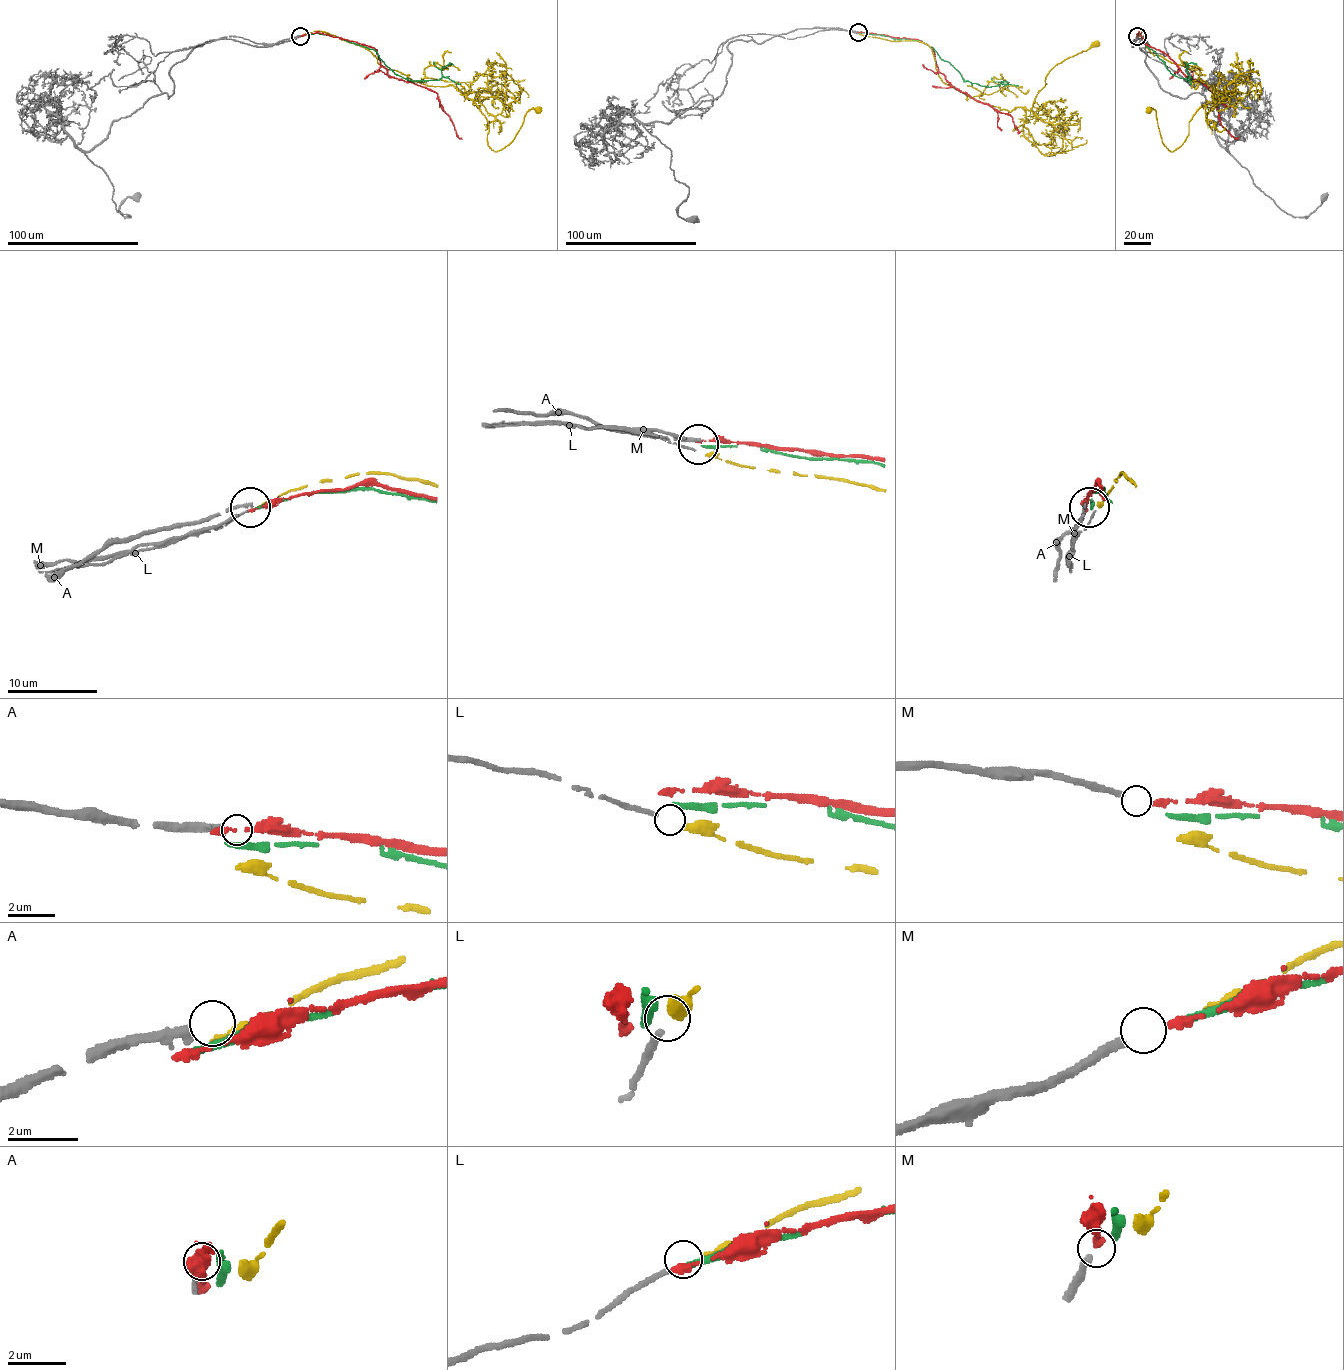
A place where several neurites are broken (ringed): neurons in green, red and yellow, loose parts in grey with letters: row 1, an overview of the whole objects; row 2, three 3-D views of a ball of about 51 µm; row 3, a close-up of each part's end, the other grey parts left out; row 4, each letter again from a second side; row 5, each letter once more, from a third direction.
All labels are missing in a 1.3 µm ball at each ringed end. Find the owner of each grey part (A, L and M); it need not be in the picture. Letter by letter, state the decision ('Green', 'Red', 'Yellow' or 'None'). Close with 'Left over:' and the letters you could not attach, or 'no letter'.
A: None
L: Yellow
M: Red
Left over: A

